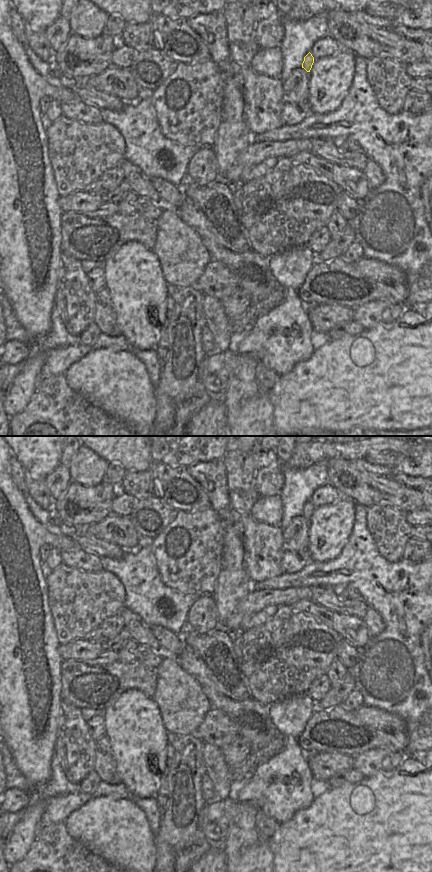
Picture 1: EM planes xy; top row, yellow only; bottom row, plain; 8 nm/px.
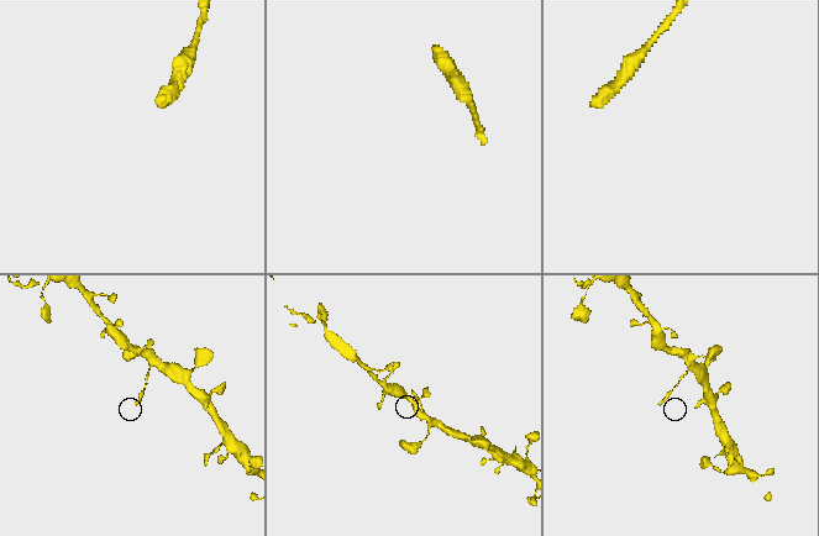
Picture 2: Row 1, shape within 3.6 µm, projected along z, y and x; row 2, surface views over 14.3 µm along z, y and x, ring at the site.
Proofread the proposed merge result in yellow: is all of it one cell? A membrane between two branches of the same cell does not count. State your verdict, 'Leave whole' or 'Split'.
Split.

